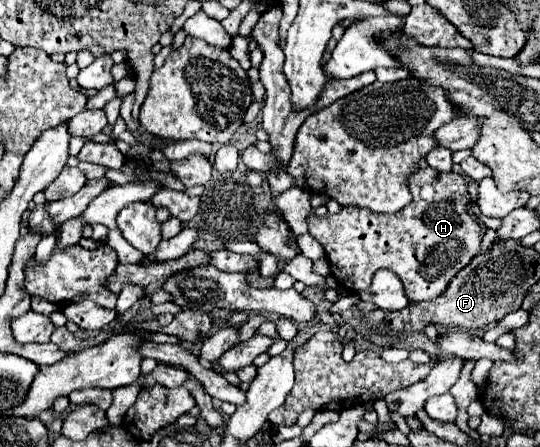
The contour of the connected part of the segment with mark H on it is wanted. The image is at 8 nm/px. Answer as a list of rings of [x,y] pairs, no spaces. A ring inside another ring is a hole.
[[[418,168],[406,180],[412,202],[394,214],[374,214],[368,208],[342,206],[338,214],[308,218],[310,234],[322,244],[330,262],[330,274],[348,292],[370,288],[376,270],[392,270],[404,284],[410,302],[434,300],[450,280],[480,252],[486,226],[470,212],[466,180],[456,172]]]

